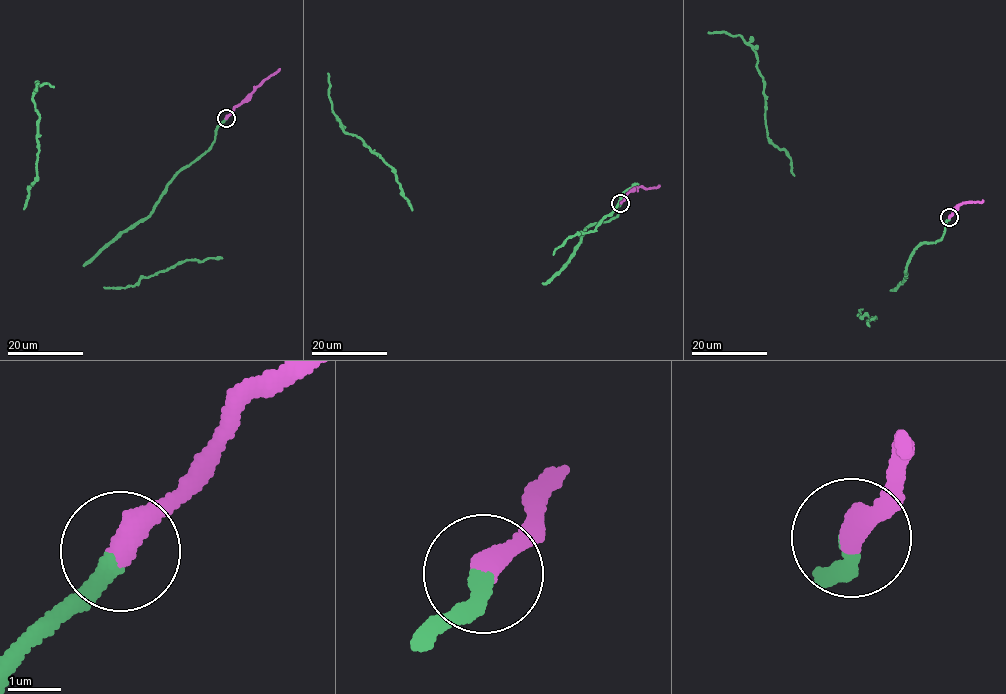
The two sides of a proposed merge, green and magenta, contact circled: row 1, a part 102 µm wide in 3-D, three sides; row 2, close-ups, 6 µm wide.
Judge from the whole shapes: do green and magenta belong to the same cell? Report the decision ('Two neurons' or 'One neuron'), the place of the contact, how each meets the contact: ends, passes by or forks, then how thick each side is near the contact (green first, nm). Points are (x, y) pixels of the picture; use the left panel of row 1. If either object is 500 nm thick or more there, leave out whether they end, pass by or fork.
One neuron. Place: (226, 118). At the ring green ends. At the ring magenta ends. Thickness 280 nm (green) against 440 nm

